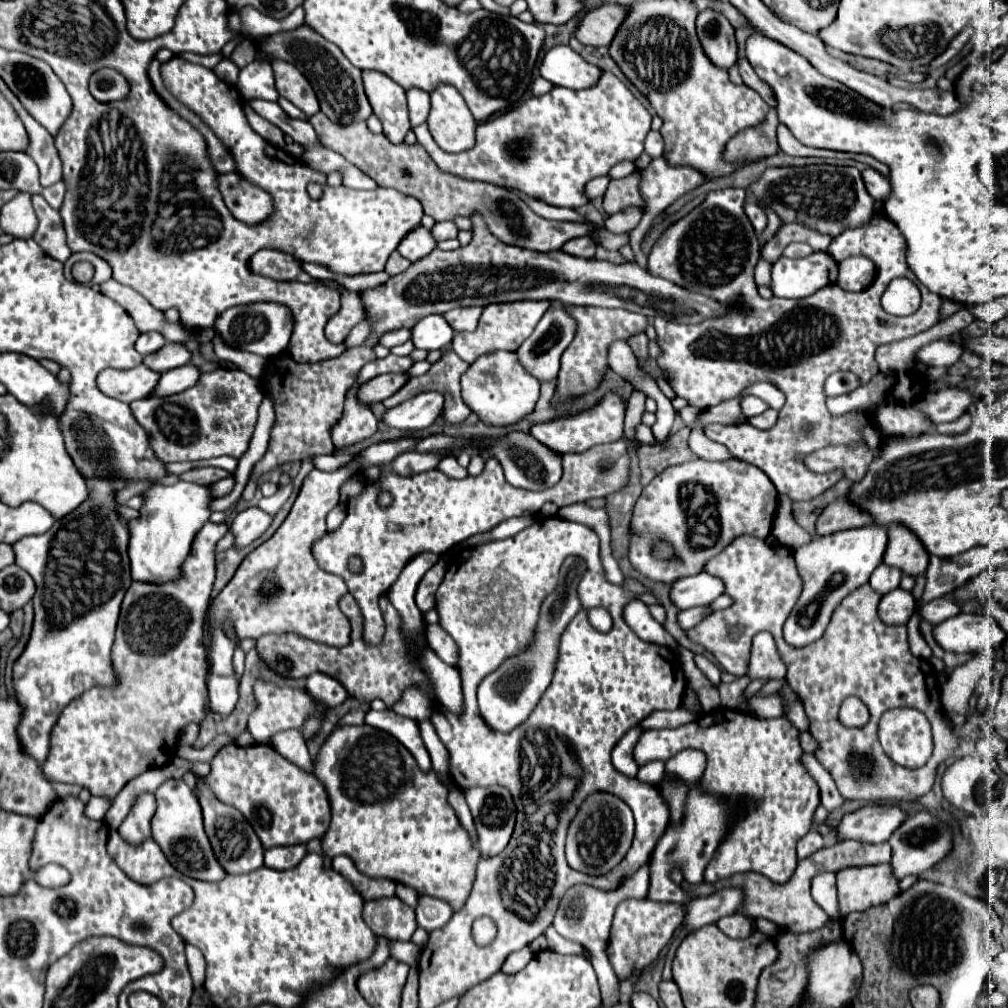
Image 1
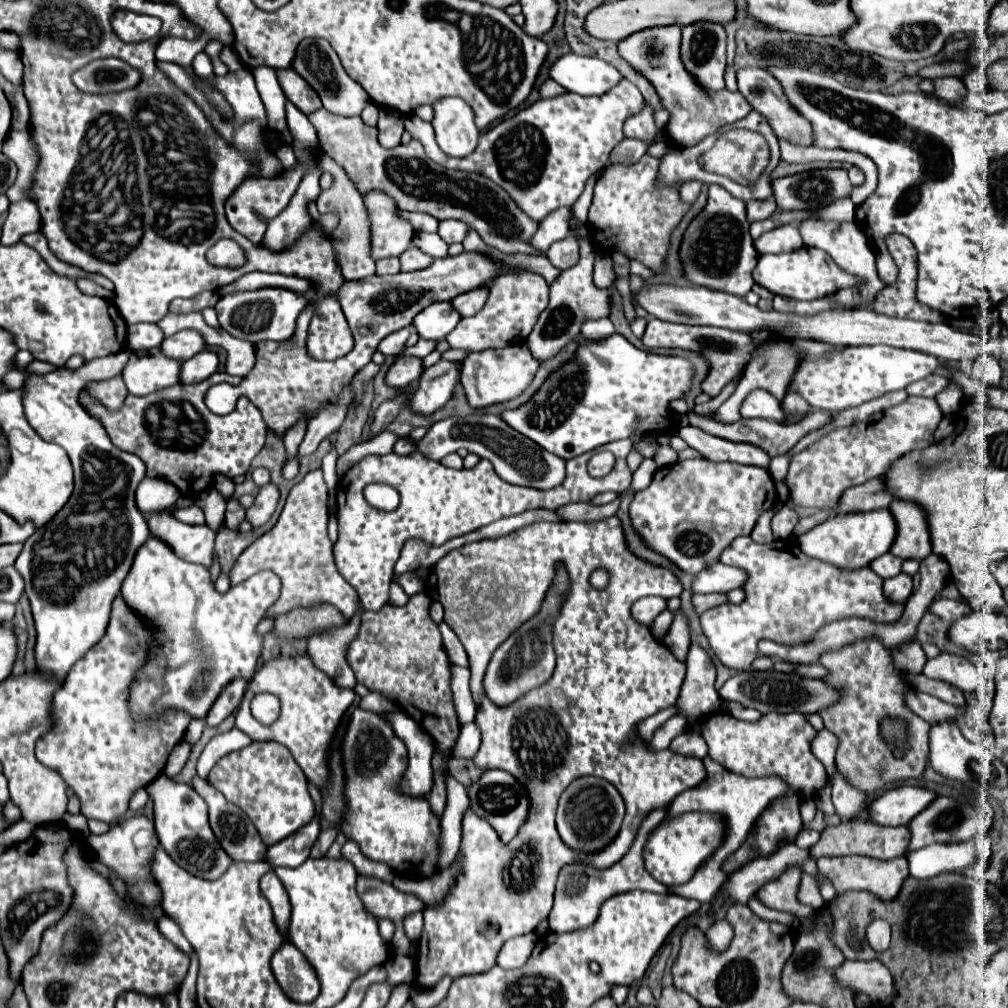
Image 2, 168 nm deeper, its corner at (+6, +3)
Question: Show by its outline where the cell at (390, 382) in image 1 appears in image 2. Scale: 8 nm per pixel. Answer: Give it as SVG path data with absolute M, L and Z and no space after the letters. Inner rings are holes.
M401 357L401 361L395 361L387 375L385 375L385 383L393 389L401 389L401 387L407 387L409 383L417 381L423 373L423 367L421 367L421 359L417 357Z

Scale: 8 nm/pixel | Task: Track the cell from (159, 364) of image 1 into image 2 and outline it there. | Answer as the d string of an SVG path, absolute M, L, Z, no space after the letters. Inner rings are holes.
M187 329L187 331L179 331L173 337L163 339L159 349L169 359L187 361L189 357L193 357L193 355L197 355L197 353L201 353L205 349L205 341L197 331Z

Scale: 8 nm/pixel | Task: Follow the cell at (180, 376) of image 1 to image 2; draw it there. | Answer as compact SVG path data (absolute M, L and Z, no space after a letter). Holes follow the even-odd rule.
M201 351L195 357L183 361L181 365L181 373L179 373L179 383L187 385L187 383L199 383L205 377L213 375L217 371L219 359L215 353L211 351Z

